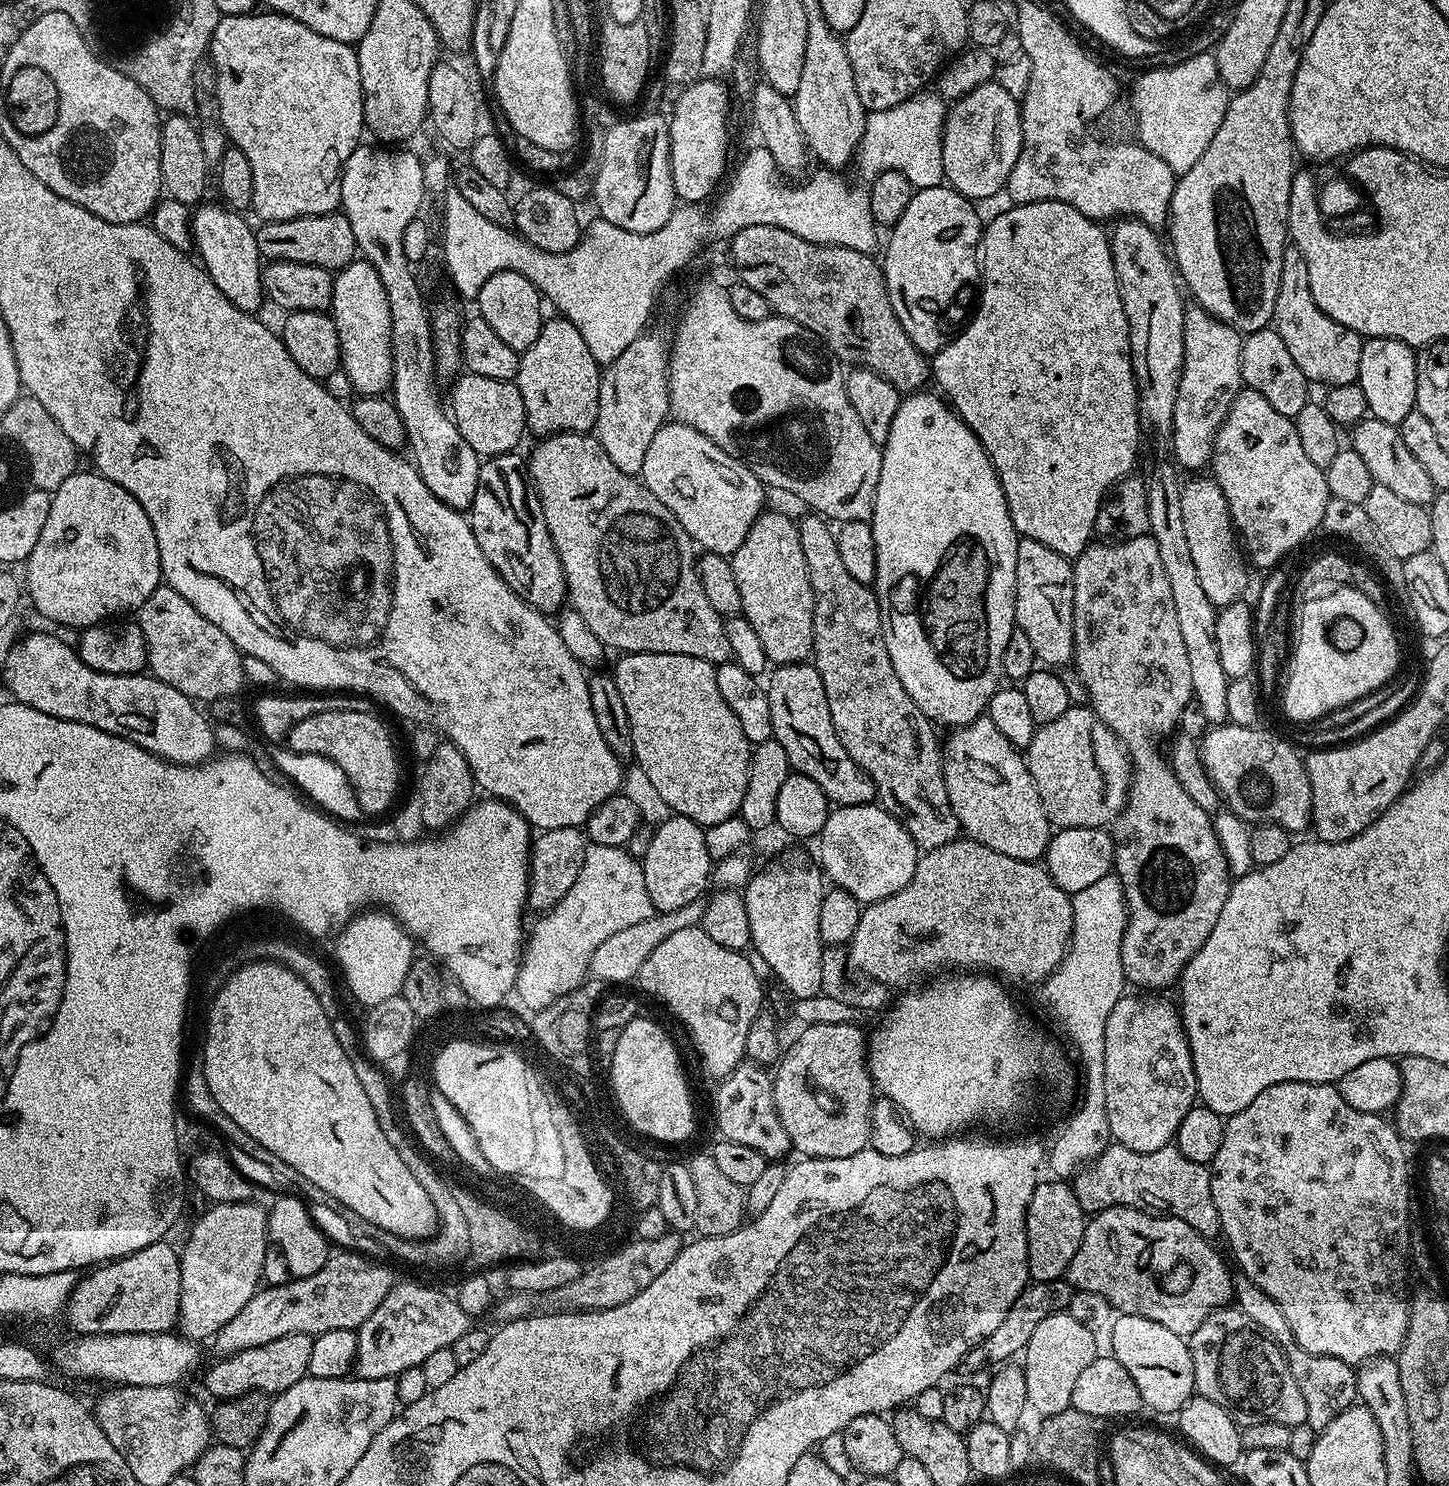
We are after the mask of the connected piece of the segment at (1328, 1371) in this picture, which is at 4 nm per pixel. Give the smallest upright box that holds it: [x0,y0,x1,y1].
[1234,1274,1357,1433]

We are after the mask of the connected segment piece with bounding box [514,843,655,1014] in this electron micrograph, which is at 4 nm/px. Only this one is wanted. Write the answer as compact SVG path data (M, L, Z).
M589 843L584 862L574 885L564 898L548 910L534 926L531 927L525 943L525 950L520 959L519 972L516 975L515 995L518 994L523 1006L535 1014L553 1005L562 995L574 990L578 983L576 977L576 951L583 944L597 948L613 934L618 934L627 927L636 926L655 913L650 902L649 891L645 884L643 865L634 859L625 847L598 846Z

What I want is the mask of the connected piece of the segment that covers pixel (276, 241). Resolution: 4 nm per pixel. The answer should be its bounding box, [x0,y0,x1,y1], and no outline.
[255,210,358,274]

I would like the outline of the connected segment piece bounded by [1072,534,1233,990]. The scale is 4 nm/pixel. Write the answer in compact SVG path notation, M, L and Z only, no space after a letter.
M1150 534L1147 536L1139 536L1138 538L1130 538L1129 540L1121 540L1119 542L1100 542L1104 544L1096 543L1097 542L1089 543L1088 547L1084 549L1084 553L1082 553L1081 556L1075 557L1072 565L1072 573L1074 574L1074 654L1072 655L1072 658L1074 661L1075 672L1081 676L1082 682L1085 683L1086 690L1089 691L1088 704L1092 711L1096 713L1099 720L1101 720L1102 723L1109 728L1109 730L1113 732L1113 734L1115 734L1121 742L1124 743L1124 749L1128 751L1128 759L1132 770L1132 779L1128 786L1128 800L1110 828L1112 843L1116 846L1114 875L1122 882L1122 886L1124 887L1124 901L1128 907L1128 925L1126 926L1124 937L1122 938L1122 970L1124 971L1124 978L1131 987L1133 984L1133 986L1136 987L1133 989L1136 990L1164 990L1160 988L1168 988L1171 984L1173 987L1173 985L1179 981L1181 974L1184 973L1184 967L1191 962L1194 958L1194 954L1198 954L1198 950L1202 950L1202 946L1206 942L1206 938L1210 938L1210 930L1214 930L1214 922L1218 922L1218 914L1222 914L1222 906L1226 906L1226 898L1228 897L1228 891L1232 888L1233 877L1228 871L1228 859L1224 853L1224 847L1220 845L1220 839L1216 833L1216 825L1213 817L1206 810L1202 810L1202 806L1198 806L1198 802L1194 802L1194 798L1190 798L1190 794L1186 794L1186 790L1182 790L1182 782L1178 782L1178 778L1174 776L1174 770L1171 768L1169 761L1166 759L1165 753L1162 751L1162 744L1160 748L1160 740L1158 736L1166 736L1165 738L1168 738L1177 731L1180 719L1182 718L1182 710L1186 710L1186 706L1194 699L1194 697L1192 695L1192 683L1190 682L1190 662L1186 658L1186 646L1182 643L1182 629L1178 626L1178 614L1174 611L1174 594L1170 594L1170 581L1166 578L1166 570L1162 570L1162 557L1158 554L1158 546Z

